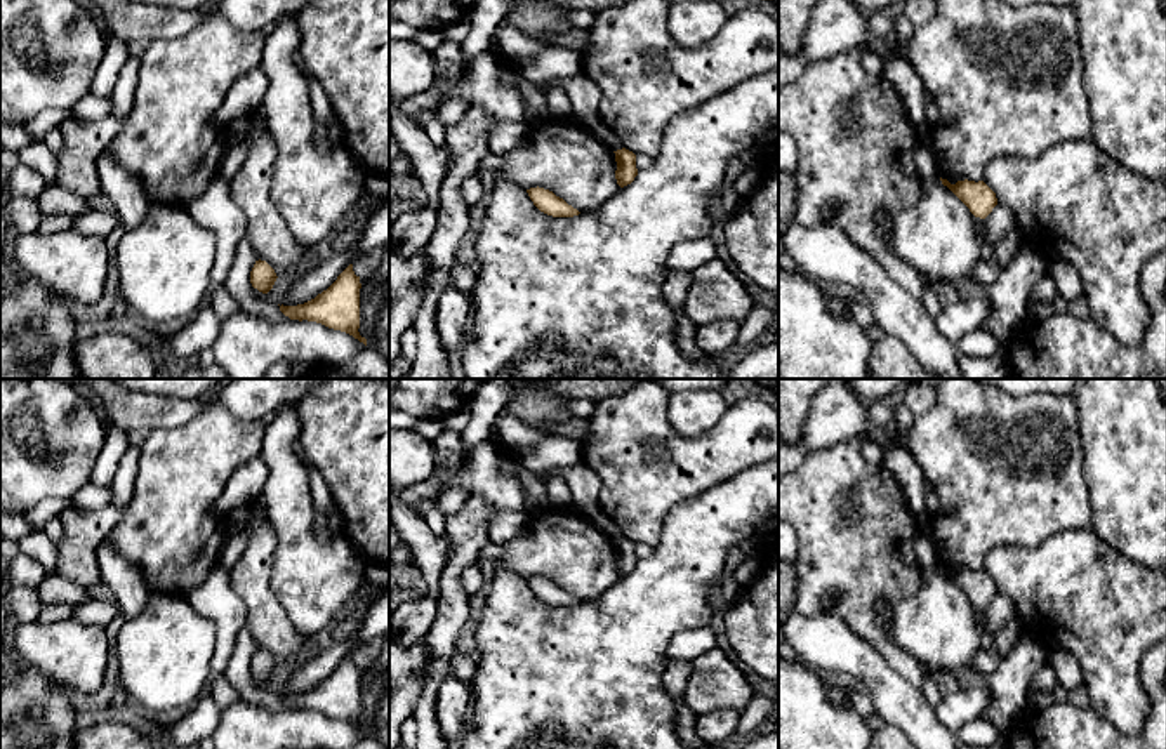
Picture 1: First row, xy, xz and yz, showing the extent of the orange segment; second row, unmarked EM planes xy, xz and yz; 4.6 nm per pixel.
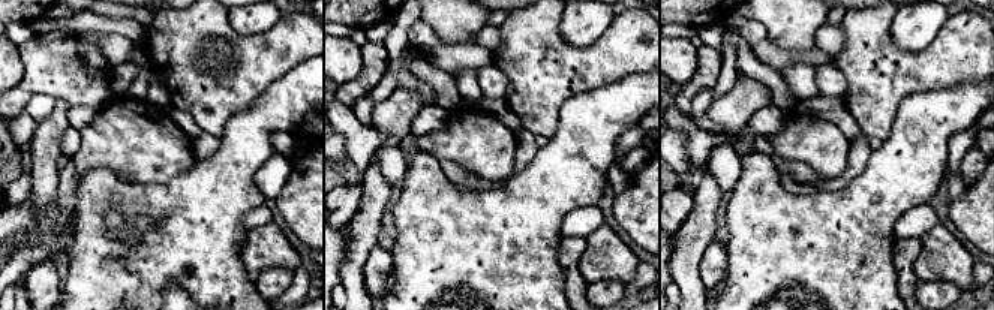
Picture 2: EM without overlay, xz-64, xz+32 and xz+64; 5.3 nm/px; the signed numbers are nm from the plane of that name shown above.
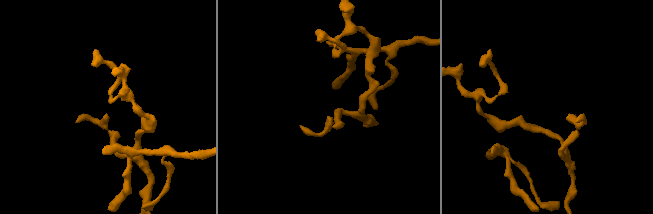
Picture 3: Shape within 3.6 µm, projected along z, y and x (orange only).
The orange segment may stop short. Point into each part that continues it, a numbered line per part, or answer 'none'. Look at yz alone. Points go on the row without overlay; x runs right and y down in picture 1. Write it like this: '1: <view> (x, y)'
none

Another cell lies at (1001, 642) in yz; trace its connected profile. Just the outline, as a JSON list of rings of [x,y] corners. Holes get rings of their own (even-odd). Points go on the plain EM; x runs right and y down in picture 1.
[[[975,606],[975,622],[980,631],[980,648],[996,652],[1001,659],[1017,646],[1024,627],[1024,624],[1015,617],[1004,629],[992,633],[987,629],[985,612],[980,606]]]

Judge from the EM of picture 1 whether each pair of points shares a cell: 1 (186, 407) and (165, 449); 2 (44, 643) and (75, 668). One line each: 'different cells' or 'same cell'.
1: different cells
2: same cell

